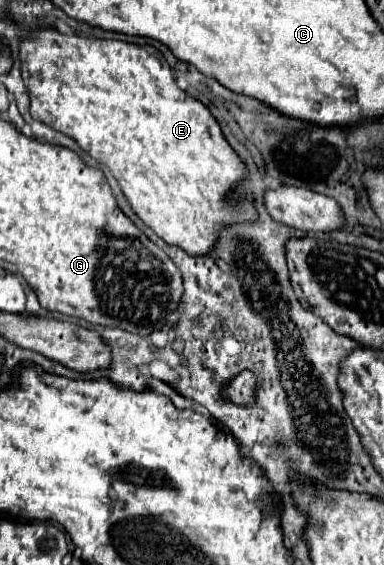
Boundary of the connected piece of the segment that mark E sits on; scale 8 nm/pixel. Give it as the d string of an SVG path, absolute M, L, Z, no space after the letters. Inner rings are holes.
M35 27L21 37L19 61L23 83L31 97L31 117L73 137L85 151L81 160L90 167L93 160L97 161L100 166L96 169L102 171L107 183L117 179L135 215L165 243L179 245L193 255L209 253L223 225L255 219L251 203L239 207L225 205L225 195L247 173L243 161L225 141L209 109L175 85L171 67L153 45L97 39L85 33L67 35L55 27Z

